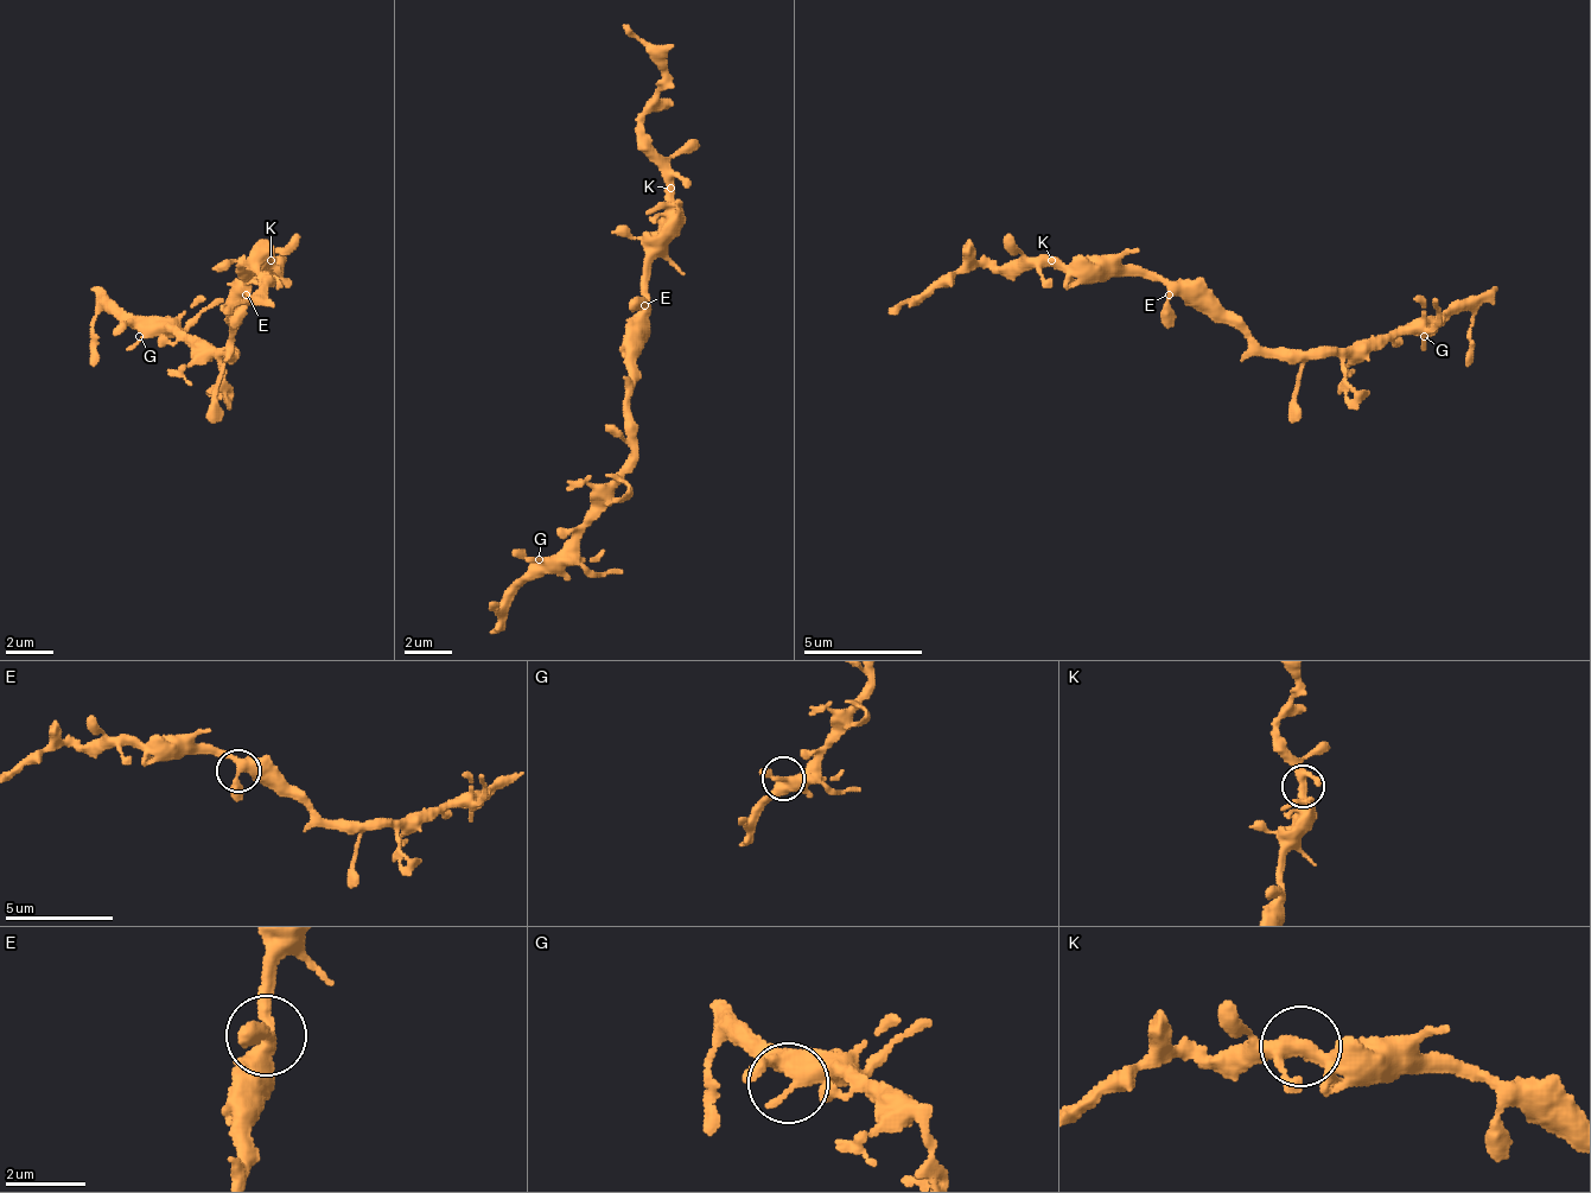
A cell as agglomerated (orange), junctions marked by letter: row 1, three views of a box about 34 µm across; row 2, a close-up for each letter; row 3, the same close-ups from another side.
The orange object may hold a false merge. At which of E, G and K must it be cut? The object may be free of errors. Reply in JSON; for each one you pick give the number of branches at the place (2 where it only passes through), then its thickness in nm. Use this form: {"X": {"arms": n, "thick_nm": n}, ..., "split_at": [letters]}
{"split_at": []}

